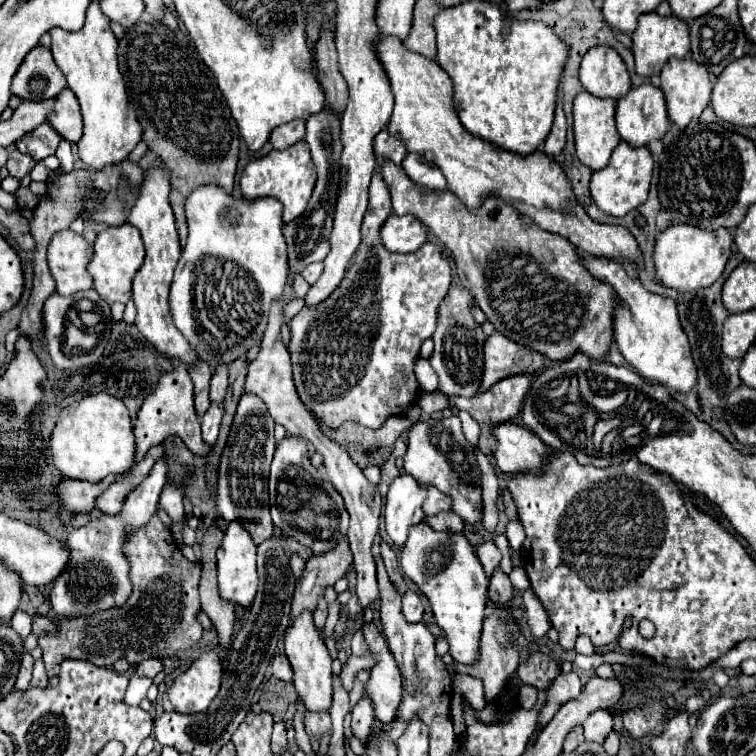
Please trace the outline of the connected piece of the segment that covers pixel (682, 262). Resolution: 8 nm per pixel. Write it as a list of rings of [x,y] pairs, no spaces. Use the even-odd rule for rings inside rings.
[[[675,224],[667,226],[657,238],[653,246],[653,262],[655,262],[655,278],[657,282],[675,288],[675,290],[699,290],[711,286],[725,270],[725,264],[731,256],[733,236],[719,228],[715,232],[707,232],[695,228],[691,224]]]

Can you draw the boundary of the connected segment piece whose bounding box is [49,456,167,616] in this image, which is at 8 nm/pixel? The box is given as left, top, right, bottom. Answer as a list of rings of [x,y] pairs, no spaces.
[[[159,458],[151,468],[149,476],[135,488],[119,514],[99,516],[79,530],[73,530],[67,538],[71,548],[71,564],[59,580],[53,582],[51,606],[57,616],[85,616],[87,612],[101,612],[127,602],[131,594],[131,580],[127,576],[127,558],[123,558],[125,532],[131,528],[141,528],[155,512],[159,504],[159,494],[167,482],[167,458]]]

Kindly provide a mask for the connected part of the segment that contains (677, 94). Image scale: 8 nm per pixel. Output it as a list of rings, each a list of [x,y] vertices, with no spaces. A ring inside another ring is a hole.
[[[671,58],[661,70],[661,90],[667,102],[667,116],[679,128],[685,128],[693,118],[699,118],[711,98],[711,74],[701,64],[695,64],[691,58]]]

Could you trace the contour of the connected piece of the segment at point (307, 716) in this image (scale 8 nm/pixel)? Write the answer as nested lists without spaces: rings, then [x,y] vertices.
[[[303,712],[303,724],[305,724],[305,732],[313,738],[317,736],[321,740],[321,736],[327,736],[327,732],[331,730],[331,720],[327,712]]]

